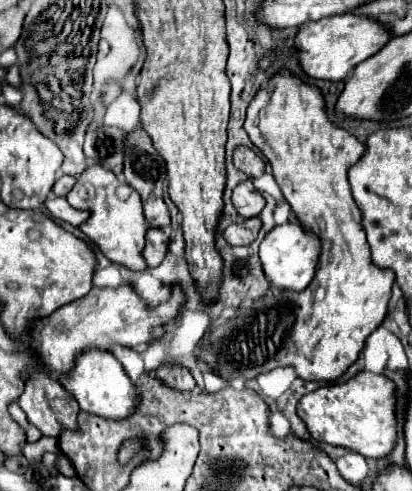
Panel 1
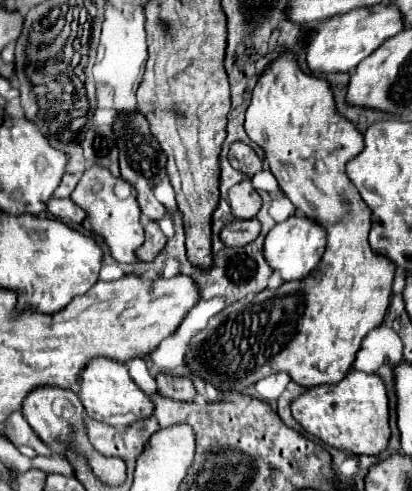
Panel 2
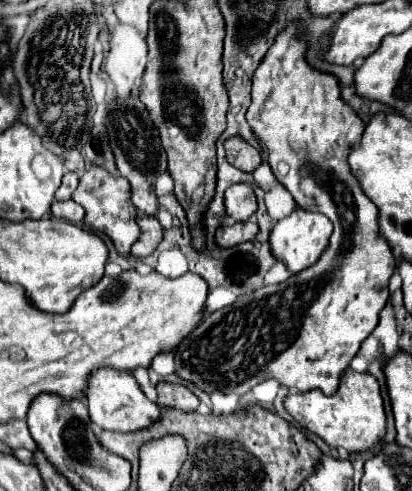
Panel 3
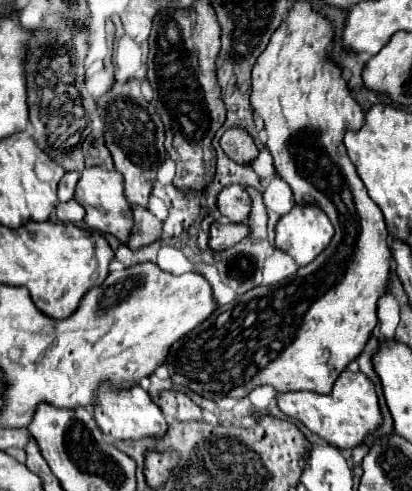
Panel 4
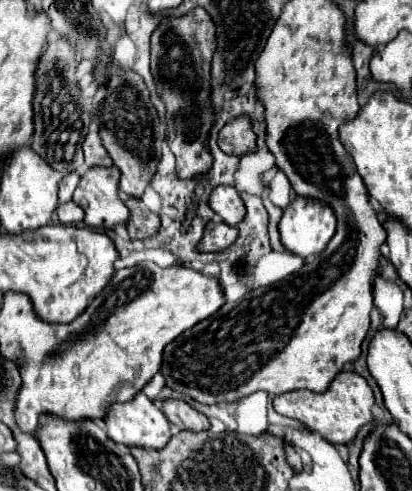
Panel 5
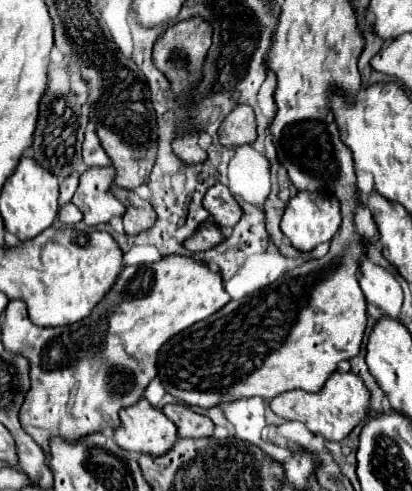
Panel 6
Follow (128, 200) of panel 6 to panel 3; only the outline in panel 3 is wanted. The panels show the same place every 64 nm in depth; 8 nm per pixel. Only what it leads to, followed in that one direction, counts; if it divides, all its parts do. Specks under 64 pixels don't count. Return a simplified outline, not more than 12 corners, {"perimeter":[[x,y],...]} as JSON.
{"perimeter":[[138,214],[140,238],[132,256],[148,256],[162,240],[154,216]]}

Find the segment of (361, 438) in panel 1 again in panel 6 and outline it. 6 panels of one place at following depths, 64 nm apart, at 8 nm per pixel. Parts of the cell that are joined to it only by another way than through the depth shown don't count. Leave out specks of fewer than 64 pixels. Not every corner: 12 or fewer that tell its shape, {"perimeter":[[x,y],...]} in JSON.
{"perimeter":[[334,372],[320,392],[290,390],[270,408],[326,440],[366,418],[360,376]]}

